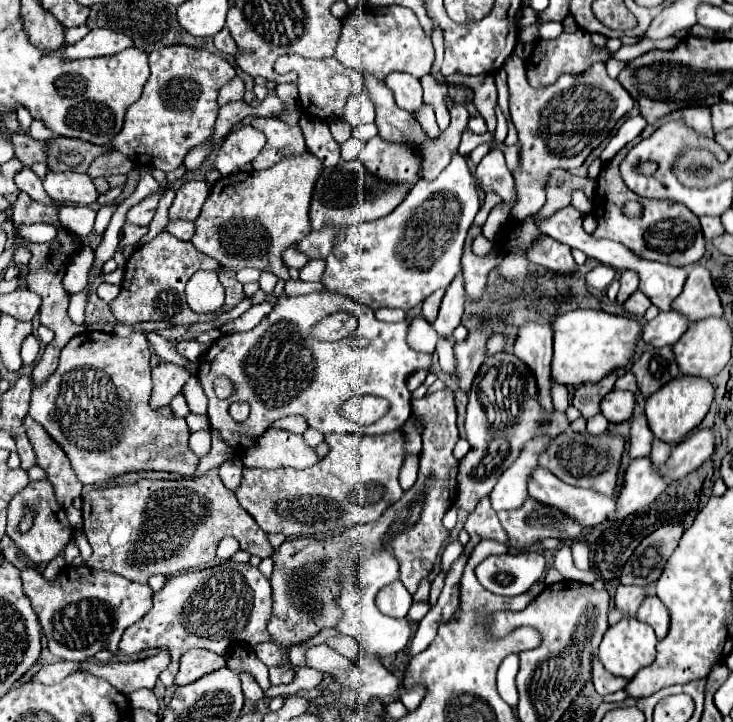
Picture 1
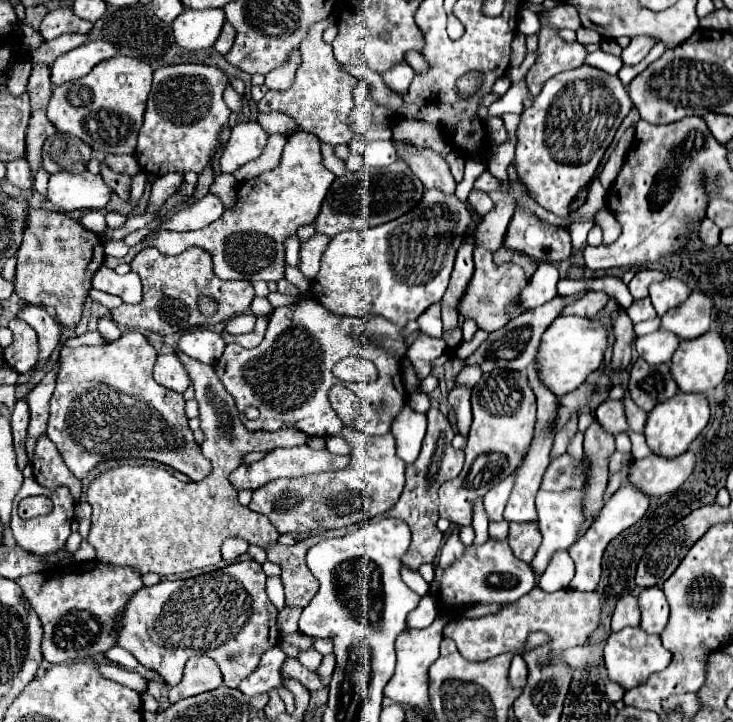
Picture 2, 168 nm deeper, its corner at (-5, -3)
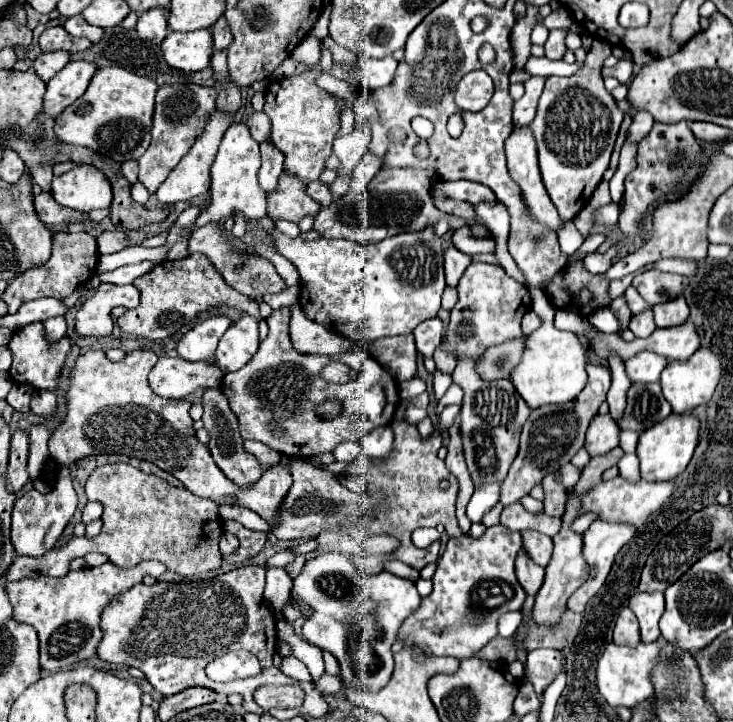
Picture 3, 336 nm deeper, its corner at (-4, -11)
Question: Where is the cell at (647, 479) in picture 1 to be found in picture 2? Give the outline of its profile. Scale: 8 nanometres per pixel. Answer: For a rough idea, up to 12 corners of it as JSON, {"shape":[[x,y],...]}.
{"shape":[[625,483],[569,547],[573,589],[595,591],[607,543],[651,497]]}

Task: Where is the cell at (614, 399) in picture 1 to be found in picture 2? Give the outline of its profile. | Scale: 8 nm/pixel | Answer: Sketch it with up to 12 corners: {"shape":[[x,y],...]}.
{"shape":[[603,401],[595,417],[611,435],[629,429],[623,401]]}

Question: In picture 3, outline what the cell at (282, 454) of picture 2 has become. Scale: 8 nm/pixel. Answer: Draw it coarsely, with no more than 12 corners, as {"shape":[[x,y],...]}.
{"shape":[[158,355],[78,357],[50,457],[150,461],[272,525],[284,465],[236,487],[196,439],[188,399],[148,385]]}

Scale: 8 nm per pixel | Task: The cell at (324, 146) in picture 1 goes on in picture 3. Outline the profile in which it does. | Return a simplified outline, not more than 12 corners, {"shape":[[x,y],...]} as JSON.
{"shape":[[308,185],[308,195],[322,207],[332,203],[328,185]]}

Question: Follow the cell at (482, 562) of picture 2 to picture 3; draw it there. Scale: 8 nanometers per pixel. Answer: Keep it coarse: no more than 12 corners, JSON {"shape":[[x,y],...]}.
{"shape":[[520,533],[452,537],[396,639],[474,657],[526,599]]}

